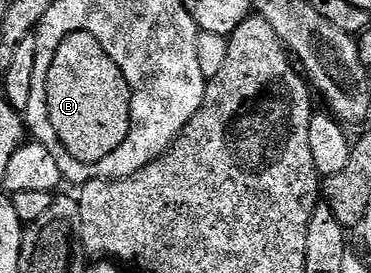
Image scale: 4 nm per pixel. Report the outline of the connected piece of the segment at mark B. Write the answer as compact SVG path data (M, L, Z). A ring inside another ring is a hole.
M75 36L61 48L57 62L51 62L43 76L47 126L57 140L57 148L67 160L71 158L75 164L89 162L95 165L95 160L101 160L95 158L93 153L96 143L91 139L91 126L103 126L101 138L123 138L127 132L127 86L121 80L117 68L106 58L89 36Z

